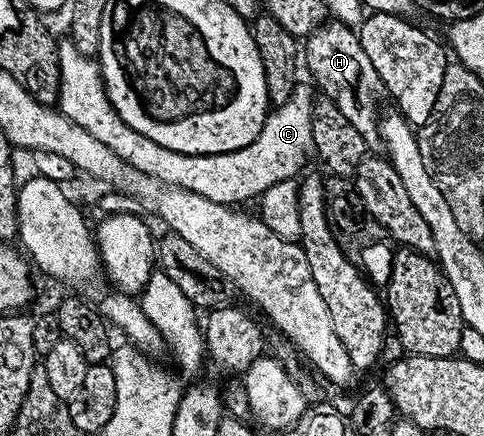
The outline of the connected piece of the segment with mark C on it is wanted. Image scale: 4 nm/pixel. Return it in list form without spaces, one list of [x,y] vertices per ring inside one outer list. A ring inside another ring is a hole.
[[[72,41],[58,42],[57,52],[61,62],[61,114],[75,125],[87,129],[91,137],[103,141],[103,145],[111,148],[123,161],[170,187],[182,187],[216,203],[241,205],[244,199],[256,200],[268,187],[279,181],[296,178],[305,157],[312,154],[311,121],[315,89],[310,82],[296,83],[289,99],[270,112],[264,121],[261,136],[251,141],[251,145],[218,155],[184,155],[155,145],[155,141],[143,137],[143,133],[131,129],[121,120],[109,104],[105,80],[101,77],[96,58],[79,53]]]

